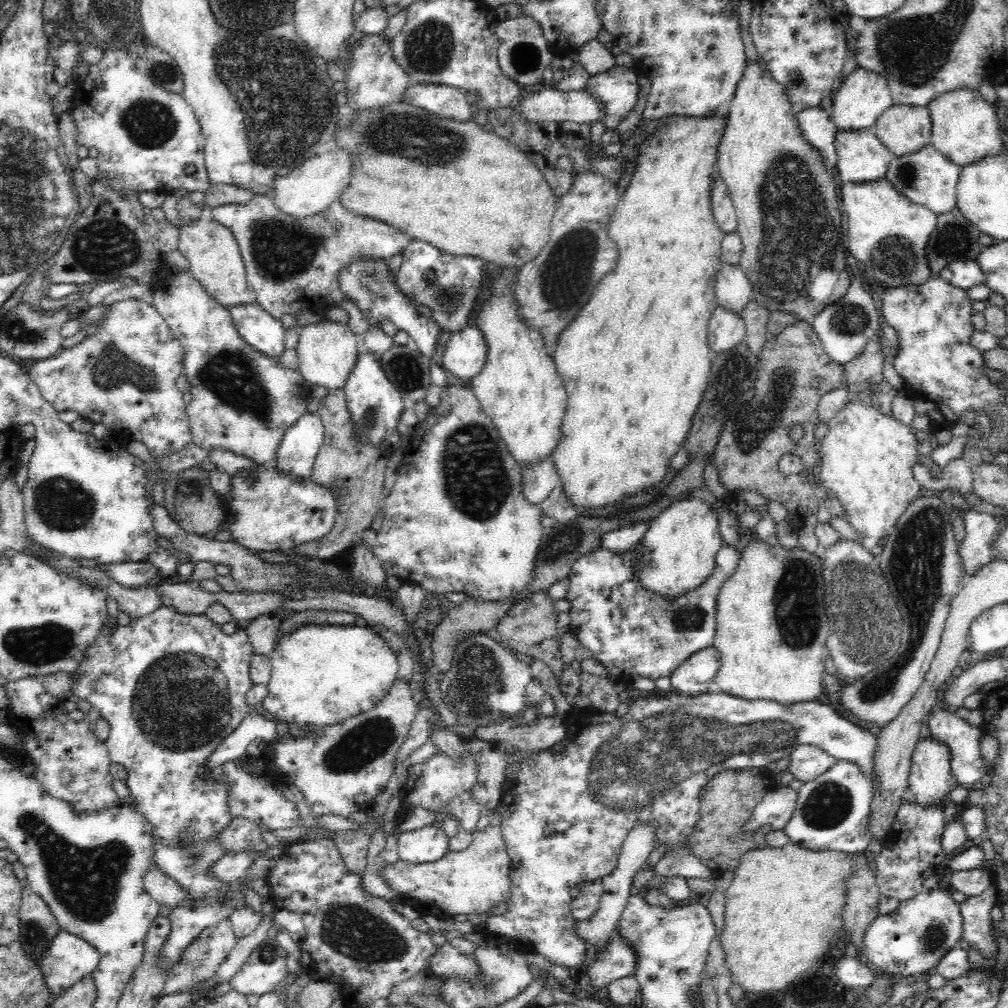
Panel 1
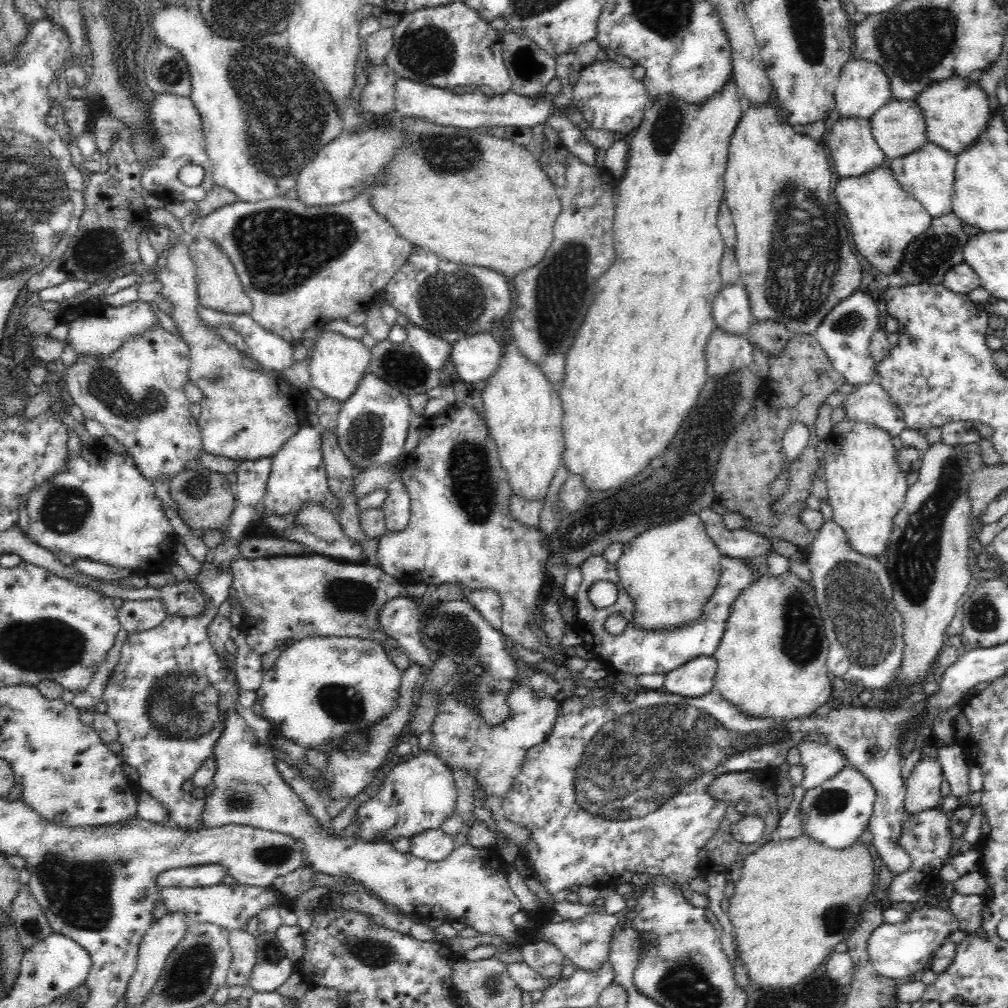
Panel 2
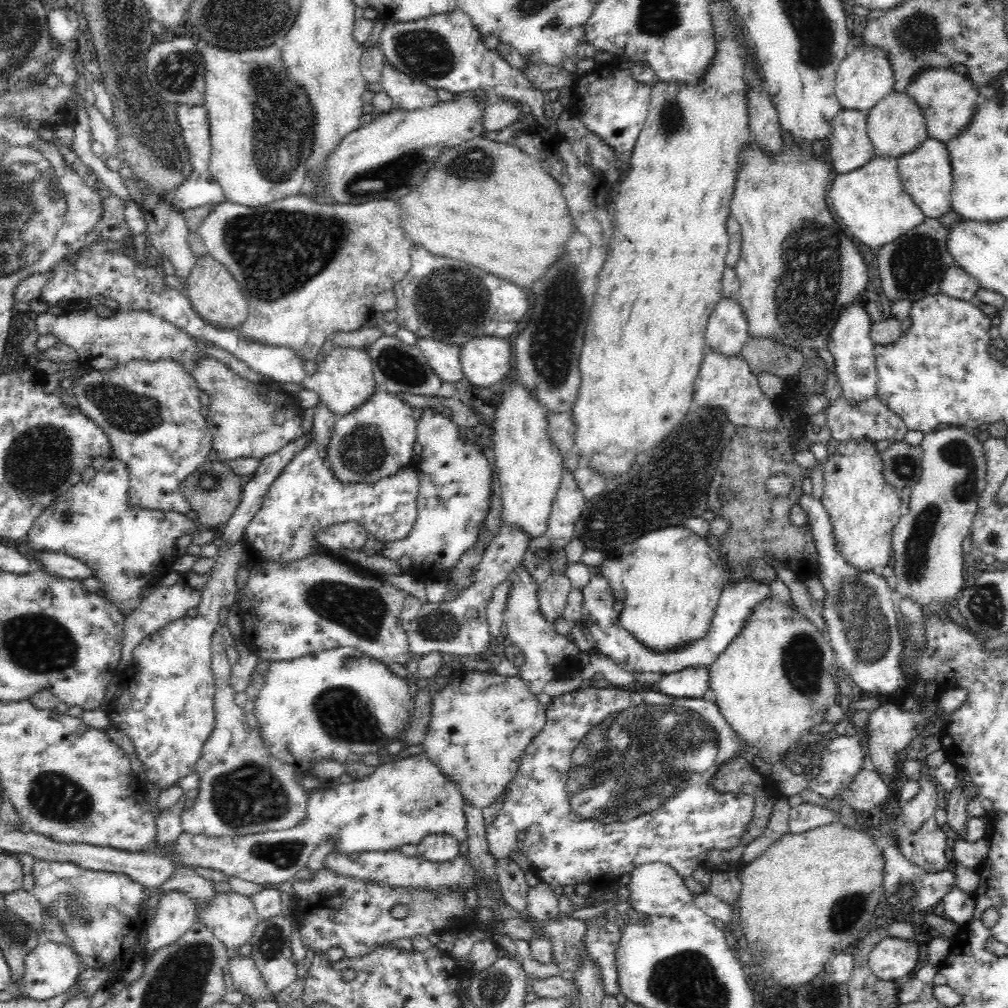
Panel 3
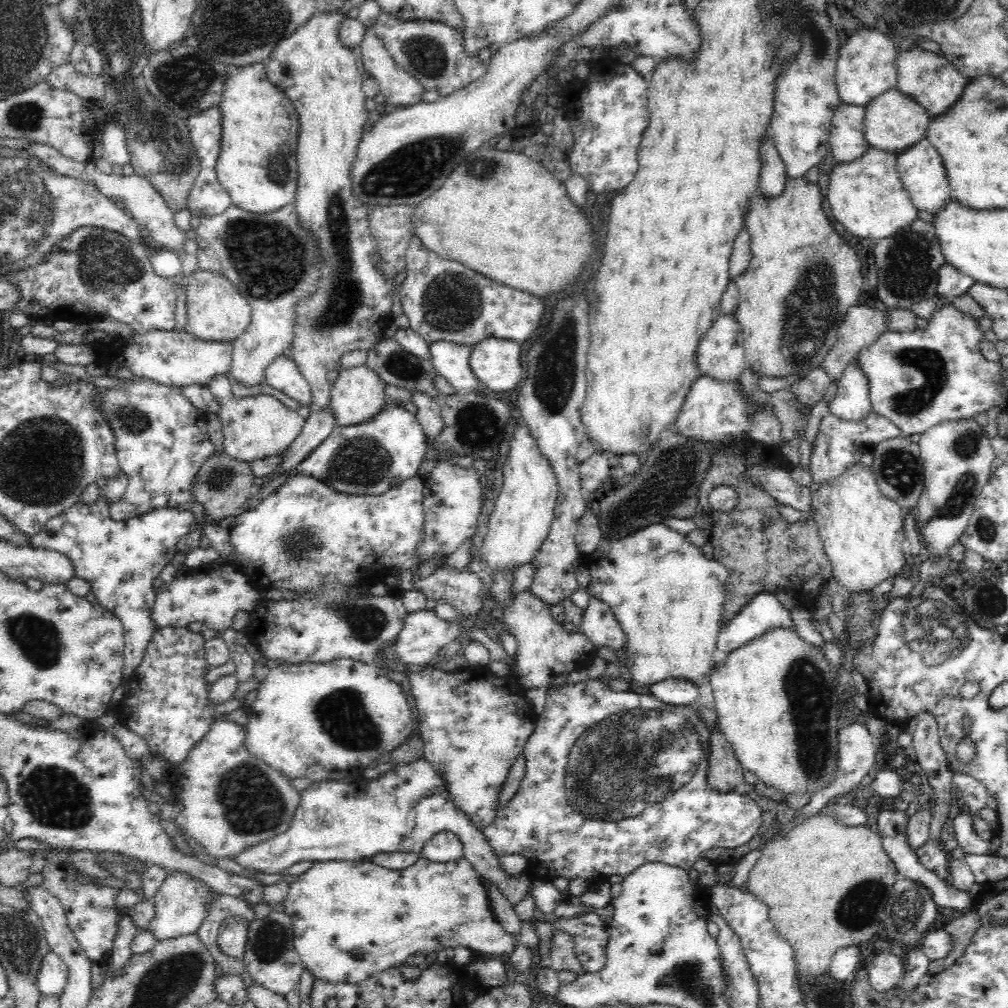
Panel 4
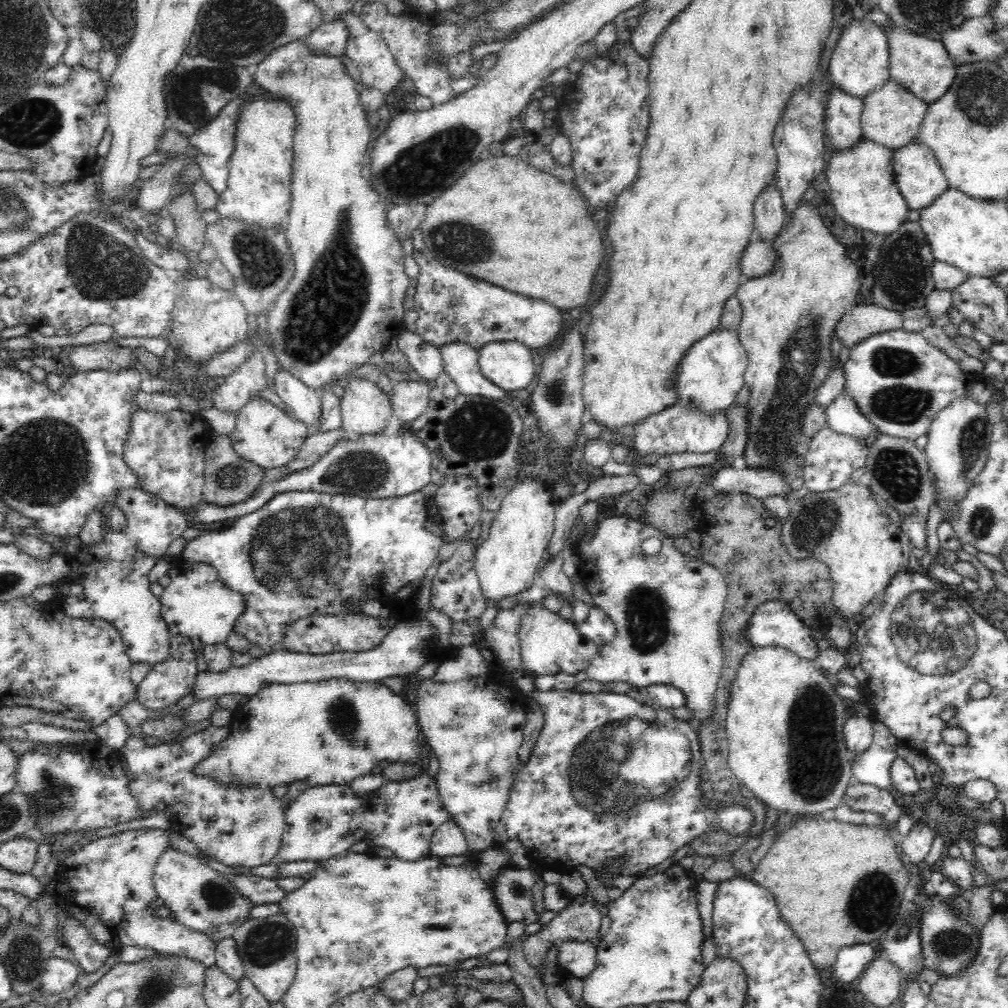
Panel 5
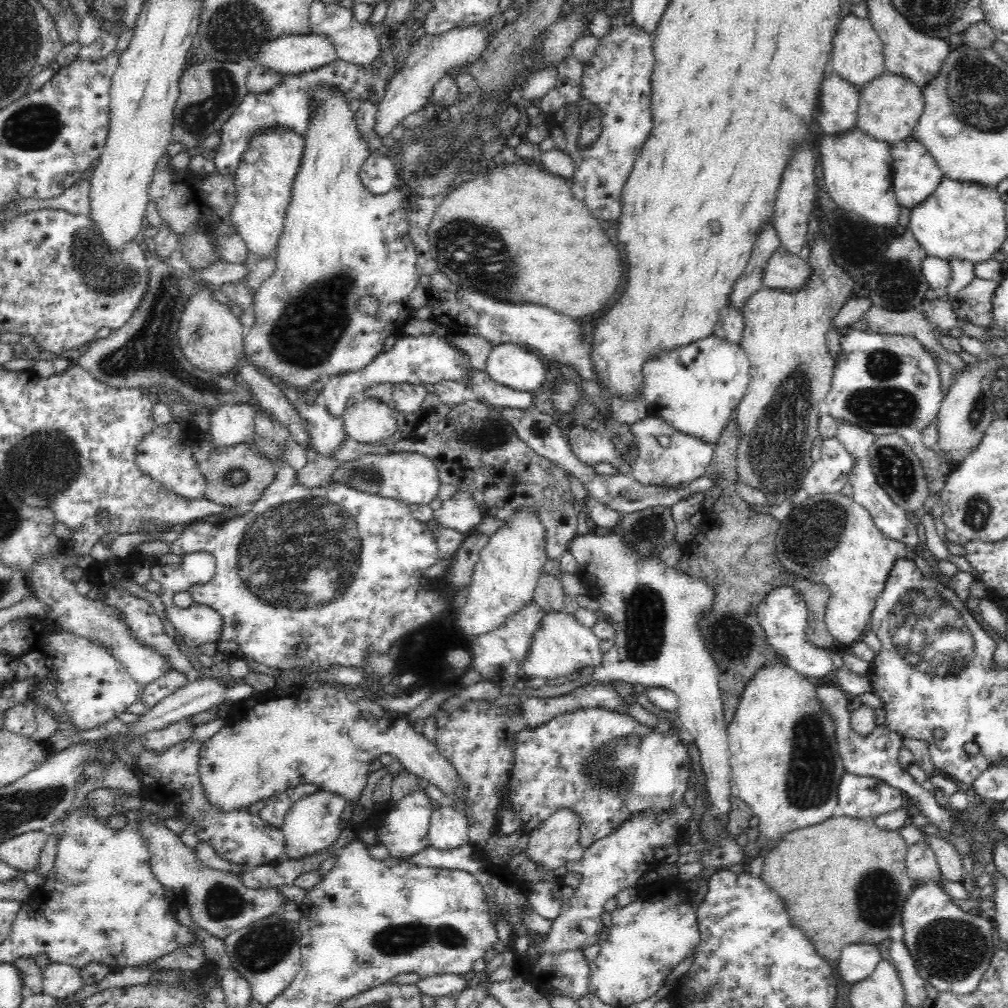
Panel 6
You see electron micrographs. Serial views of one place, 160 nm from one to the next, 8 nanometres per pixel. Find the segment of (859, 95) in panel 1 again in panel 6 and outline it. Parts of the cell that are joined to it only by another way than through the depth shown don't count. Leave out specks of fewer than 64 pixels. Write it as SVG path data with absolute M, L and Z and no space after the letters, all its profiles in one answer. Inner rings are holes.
M850 13L840 19L840 26L836 27L832 38L832 67L840 78L847 80L850 84L862 88L866 82L870 82L878 74L888 72L884 64L884 49L882 41L874 30L870 19L857 17Z

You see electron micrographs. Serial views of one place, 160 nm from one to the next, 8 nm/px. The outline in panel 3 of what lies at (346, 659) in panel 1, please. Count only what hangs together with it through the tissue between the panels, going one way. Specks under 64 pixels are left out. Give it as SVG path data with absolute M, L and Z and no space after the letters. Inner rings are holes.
M348 647L312 653L291 661L270 662L264 684L254 700L253 713L265 747L283 763L293 764L296 773L302 776L316 776L318 763L338 761L346 766L363 761L366 754L382 754L407 727L412 713L405 679L392 674L375 658Z

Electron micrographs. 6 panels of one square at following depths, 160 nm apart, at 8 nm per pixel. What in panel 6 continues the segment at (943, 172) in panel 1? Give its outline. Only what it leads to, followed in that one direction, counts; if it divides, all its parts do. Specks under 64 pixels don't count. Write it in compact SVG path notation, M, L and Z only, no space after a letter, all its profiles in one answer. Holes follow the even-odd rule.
M910 138L901 142L893 143L891 146L890 162L890 188L895 192L900 208L909 208L922 204L938 186L943 172L936 164L934 157L916 139Z

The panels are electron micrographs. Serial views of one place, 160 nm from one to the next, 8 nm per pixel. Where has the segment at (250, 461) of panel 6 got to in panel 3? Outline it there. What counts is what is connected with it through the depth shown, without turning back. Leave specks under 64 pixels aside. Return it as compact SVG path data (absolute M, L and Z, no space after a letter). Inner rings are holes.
M219 458L214 461L204 461L180 486L180 491L190 503L191 509L196 510L198 525L211 530L221 528L233 515L240 504L243 490L241 477L234 473L227 465L227 461Z

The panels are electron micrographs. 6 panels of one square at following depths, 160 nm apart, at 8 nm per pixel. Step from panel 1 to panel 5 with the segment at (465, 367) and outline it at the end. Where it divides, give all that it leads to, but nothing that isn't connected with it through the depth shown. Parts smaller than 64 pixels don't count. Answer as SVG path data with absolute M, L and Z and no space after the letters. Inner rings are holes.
M492 342L478 350L478 354L484 377L502 390L522 390L535 379L532 352L522 343Z

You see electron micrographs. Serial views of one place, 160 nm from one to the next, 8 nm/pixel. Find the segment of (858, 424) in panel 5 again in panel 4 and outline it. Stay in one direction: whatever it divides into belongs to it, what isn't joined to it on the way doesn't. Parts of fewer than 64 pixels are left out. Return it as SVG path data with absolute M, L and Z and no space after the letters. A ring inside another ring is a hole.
M855 361L846 368L843 376L838 381L838 390L834 400L830 402L830 413L843 422L862 422L871 412L871 400L869 398L868 380L864 372L855 366Z

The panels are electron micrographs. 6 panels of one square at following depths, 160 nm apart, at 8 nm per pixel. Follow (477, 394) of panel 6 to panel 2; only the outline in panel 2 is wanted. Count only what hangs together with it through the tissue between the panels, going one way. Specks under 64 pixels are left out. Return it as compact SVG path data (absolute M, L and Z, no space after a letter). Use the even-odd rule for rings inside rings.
M410 323L405 326L405 329L408 333L407 342L429 368L439 373L445 363L452 360L453 346L448 342Z

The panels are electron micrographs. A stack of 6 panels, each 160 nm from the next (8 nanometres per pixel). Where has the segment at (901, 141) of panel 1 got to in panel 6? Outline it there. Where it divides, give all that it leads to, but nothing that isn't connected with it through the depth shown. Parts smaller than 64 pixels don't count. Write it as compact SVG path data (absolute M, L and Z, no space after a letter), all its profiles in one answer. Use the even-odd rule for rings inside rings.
M887 72L874 76L859 88L859 93L855 126L866 131L870 137L889 145L913 137L914 127L924 108L922 87L909 78Z

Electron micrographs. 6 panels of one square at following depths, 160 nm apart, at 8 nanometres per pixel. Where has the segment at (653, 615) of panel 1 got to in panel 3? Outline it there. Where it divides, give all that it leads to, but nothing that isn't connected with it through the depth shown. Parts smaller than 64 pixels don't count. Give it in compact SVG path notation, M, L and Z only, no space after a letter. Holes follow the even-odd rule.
M592 570L590 582L581 591L584 595L581 625L585 631L590 632L590 638L593 638L595 642L594 650L606 655L626 672L661 672L664 675L690 667L710 666L741 633L746 622L750 620L750 616L754 614L753 610L757 604L772 597L770 587L753 578L737 583L725 583L715 610L716 616L704 638L669 653L654 653L646 649L634 635L630 634L630 630L619 625L619 610L614 595L612 595L612 589L608 587L606 579L598 571Z

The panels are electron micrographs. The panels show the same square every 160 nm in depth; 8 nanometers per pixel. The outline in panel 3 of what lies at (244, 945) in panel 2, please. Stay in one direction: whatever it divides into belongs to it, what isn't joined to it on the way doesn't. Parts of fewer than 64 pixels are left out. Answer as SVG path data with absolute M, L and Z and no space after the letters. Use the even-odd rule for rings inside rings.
M235 954L232 962L229 962L228 968L230 973L232 973L233 986L238 992L258 1002L275 1000L275 995L268 990L251 956L241 958L241 956Z

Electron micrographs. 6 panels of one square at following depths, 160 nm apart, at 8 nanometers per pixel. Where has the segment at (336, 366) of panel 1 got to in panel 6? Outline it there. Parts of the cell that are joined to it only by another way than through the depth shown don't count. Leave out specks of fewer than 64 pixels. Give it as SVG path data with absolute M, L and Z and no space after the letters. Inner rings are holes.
M362 395L359 402L345 410L342 418L347 437L362 444L373 445L392 438L393 434L400 430L397 414L395 410L388 408L387 404L378 400L366 400Z

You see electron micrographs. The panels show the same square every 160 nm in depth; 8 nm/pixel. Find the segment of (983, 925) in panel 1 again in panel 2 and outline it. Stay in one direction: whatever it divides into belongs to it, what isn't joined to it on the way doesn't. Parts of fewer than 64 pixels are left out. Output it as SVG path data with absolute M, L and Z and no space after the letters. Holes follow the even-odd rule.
M949 890L945 907L960 924L958 930L965 934L972 934L980 930L980 920L985 904L986 899L982 896L964 895L956 890Z

